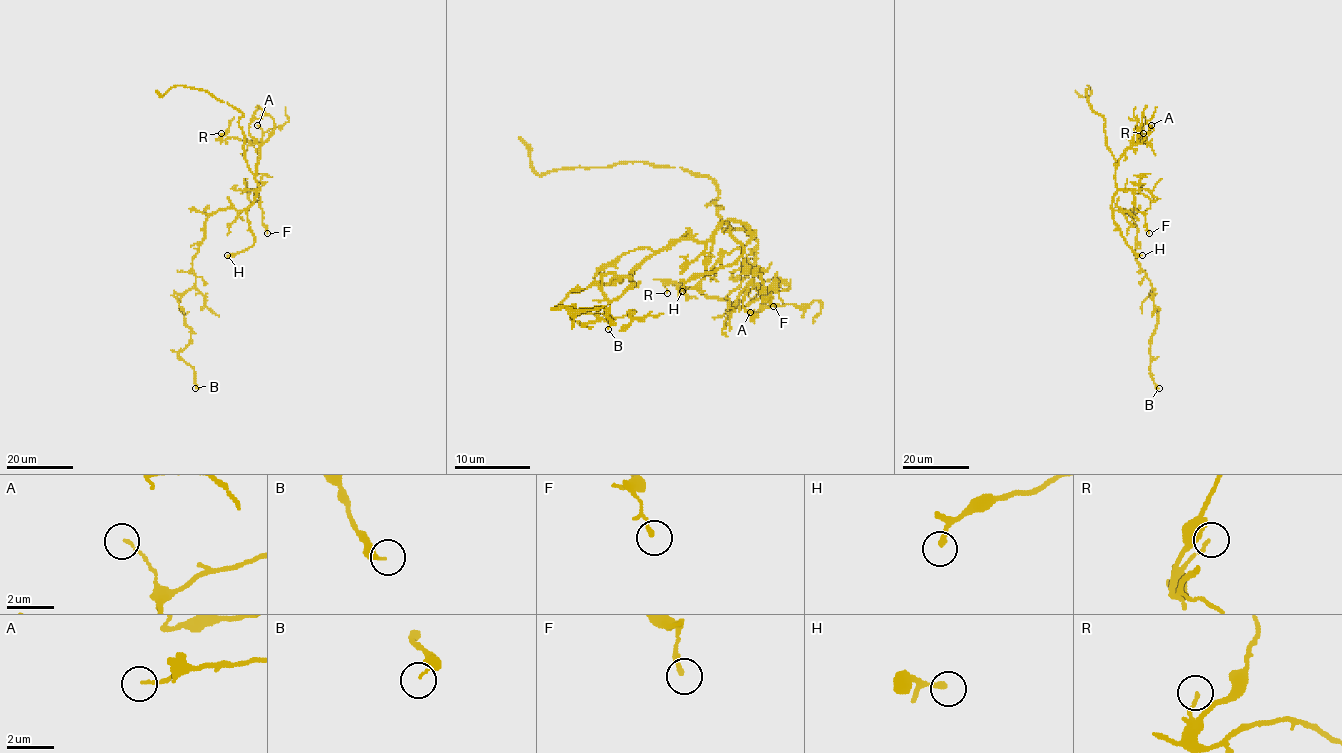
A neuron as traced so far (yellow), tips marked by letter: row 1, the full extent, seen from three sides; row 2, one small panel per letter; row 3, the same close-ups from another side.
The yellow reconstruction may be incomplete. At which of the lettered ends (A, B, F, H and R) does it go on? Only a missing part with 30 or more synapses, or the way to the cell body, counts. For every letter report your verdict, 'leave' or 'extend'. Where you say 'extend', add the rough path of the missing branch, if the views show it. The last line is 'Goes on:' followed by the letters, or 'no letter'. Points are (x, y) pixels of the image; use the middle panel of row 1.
A: leave
B: leave
F: leave
H: leave
R: leave
Goes on: no letter

